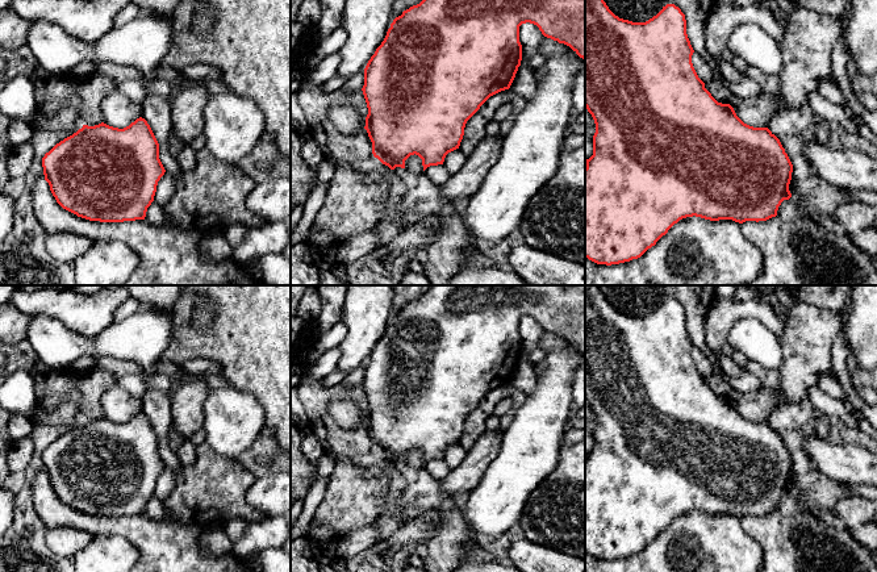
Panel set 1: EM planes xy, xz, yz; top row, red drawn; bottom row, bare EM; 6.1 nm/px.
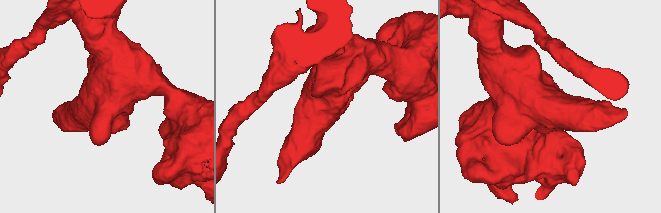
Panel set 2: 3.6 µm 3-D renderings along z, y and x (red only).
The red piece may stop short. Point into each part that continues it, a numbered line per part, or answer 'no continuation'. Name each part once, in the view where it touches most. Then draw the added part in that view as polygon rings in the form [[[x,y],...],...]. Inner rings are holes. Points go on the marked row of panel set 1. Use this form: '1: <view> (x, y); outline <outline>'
no continuation

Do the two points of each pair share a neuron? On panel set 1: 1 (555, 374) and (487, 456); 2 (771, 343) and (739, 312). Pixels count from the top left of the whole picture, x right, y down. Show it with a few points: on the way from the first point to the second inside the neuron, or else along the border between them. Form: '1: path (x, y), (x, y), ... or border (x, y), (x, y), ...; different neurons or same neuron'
1: border (504, 430), (497, 455), (487, 467); different neurons
2: border (773, 333), (756, 318), (739, 318), (726, 342); different neurons

